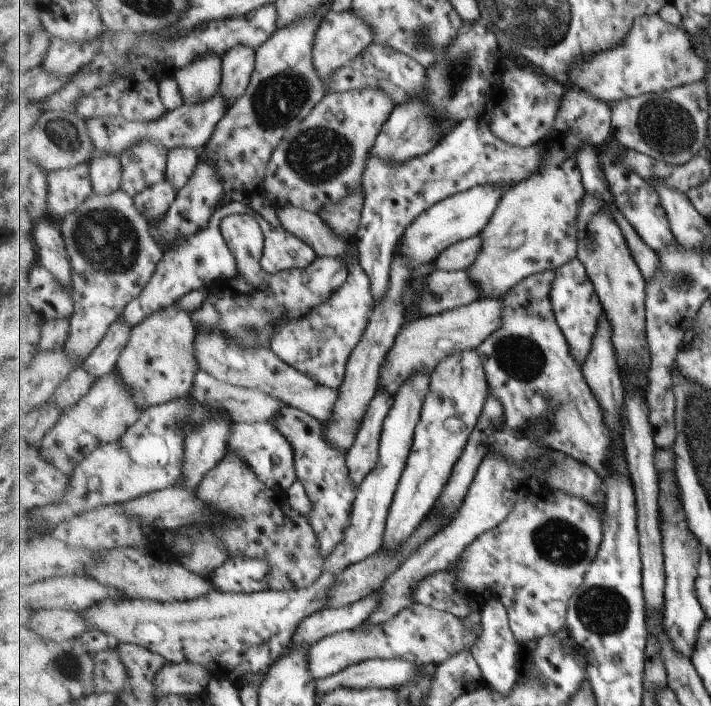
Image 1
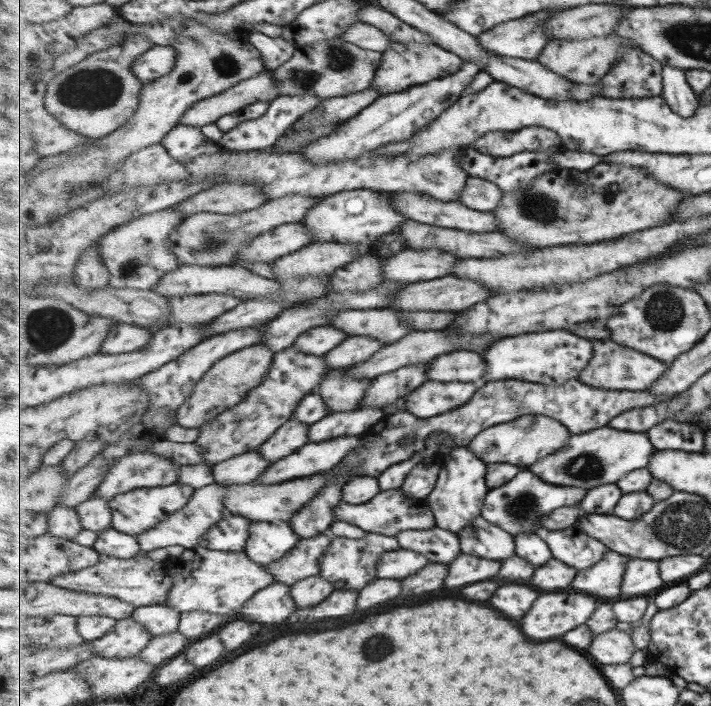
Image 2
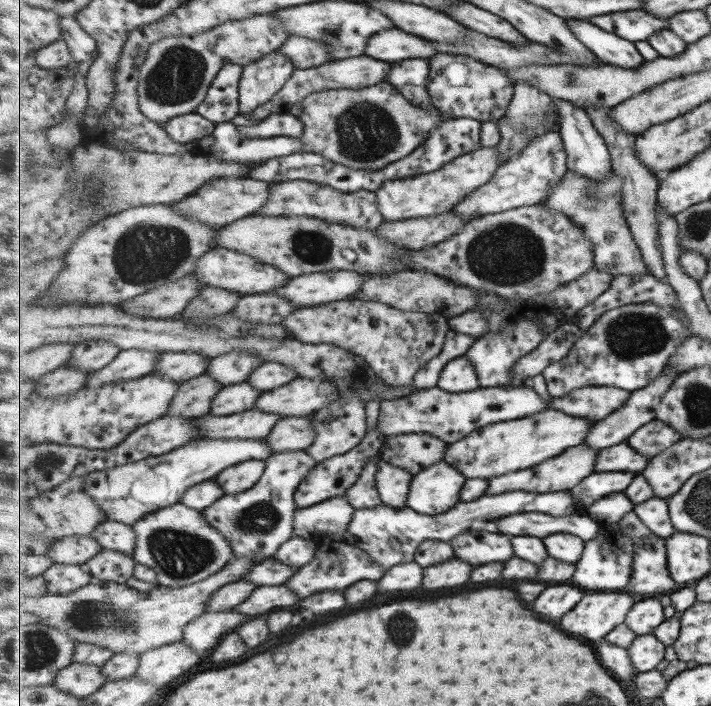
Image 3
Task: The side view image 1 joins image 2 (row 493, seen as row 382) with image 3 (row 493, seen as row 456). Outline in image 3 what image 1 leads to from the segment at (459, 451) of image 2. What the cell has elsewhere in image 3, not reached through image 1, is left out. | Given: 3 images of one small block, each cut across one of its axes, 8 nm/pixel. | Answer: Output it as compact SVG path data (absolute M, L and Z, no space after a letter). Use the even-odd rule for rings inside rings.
M447 462L435 464L413 478L408 496L408 507L425 514L443 514L451 510L461 496L465 476Z

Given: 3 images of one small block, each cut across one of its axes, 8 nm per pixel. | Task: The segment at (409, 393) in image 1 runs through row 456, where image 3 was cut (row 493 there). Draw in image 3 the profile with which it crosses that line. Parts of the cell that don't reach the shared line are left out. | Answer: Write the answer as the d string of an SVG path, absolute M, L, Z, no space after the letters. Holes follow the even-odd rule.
M381 460L379 472L375 475L375 485L385 505L395 508L408 506L408 496L413 474L407 469Z

